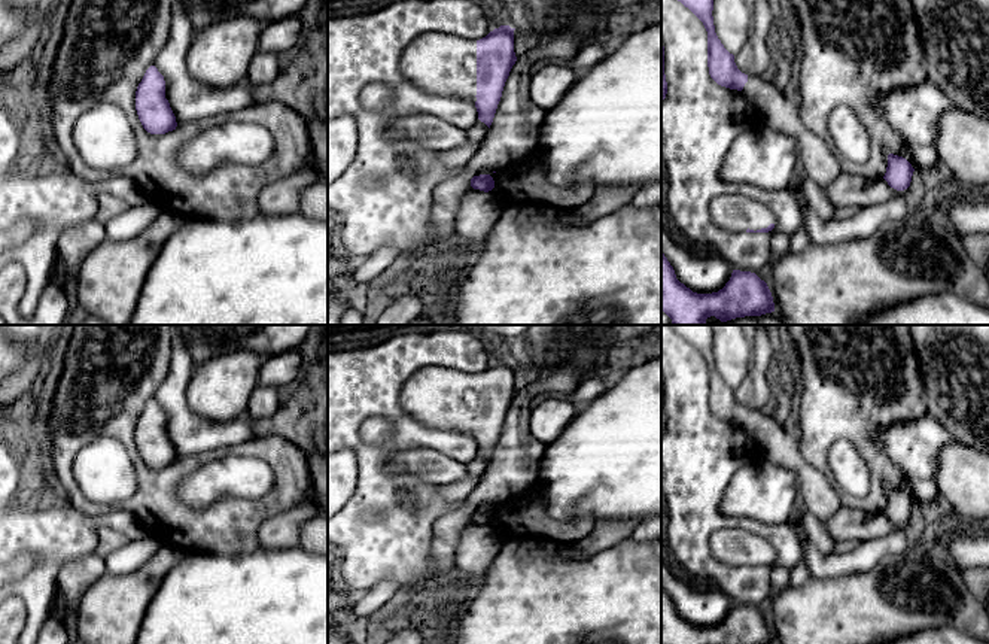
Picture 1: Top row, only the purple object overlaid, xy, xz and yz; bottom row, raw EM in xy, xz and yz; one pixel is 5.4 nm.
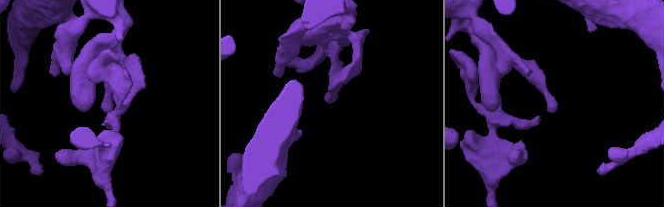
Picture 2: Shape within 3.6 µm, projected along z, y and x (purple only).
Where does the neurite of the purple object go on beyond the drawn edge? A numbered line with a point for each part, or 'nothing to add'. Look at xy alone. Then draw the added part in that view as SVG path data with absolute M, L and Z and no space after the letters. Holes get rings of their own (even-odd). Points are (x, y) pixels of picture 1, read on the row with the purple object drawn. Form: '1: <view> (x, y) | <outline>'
nothing to add

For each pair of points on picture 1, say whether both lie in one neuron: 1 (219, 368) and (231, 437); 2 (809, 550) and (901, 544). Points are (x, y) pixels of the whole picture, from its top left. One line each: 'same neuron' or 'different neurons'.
1: different neurons
2: same neuron

